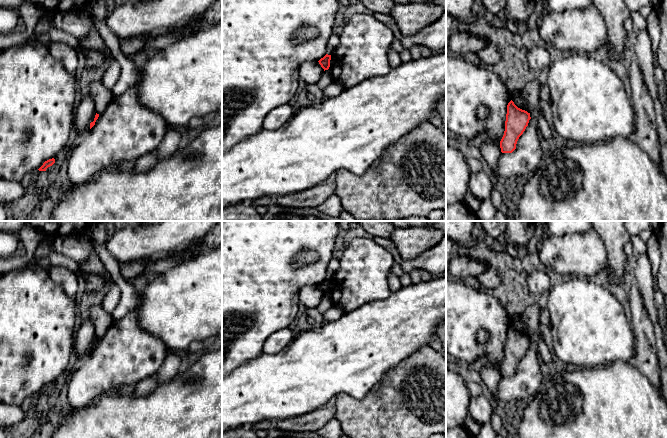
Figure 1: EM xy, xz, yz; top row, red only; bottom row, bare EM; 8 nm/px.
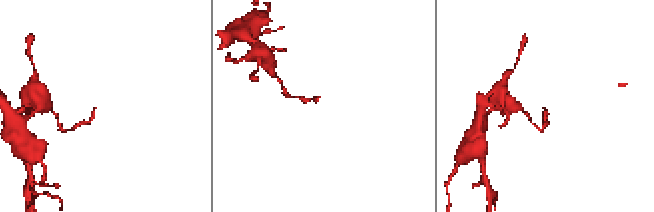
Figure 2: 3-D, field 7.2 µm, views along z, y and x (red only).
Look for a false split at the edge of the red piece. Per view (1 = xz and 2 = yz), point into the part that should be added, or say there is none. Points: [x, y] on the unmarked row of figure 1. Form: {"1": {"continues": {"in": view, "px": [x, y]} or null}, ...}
{"1": {"continues": null}, "2": {"continues": null}}

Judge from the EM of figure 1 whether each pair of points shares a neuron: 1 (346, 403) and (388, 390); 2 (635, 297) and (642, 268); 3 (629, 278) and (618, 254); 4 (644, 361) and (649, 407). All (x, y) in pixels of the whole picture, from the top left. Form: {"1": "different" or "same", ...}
{"1": "same", "2": "different", "3": "different", "4": "different"}

